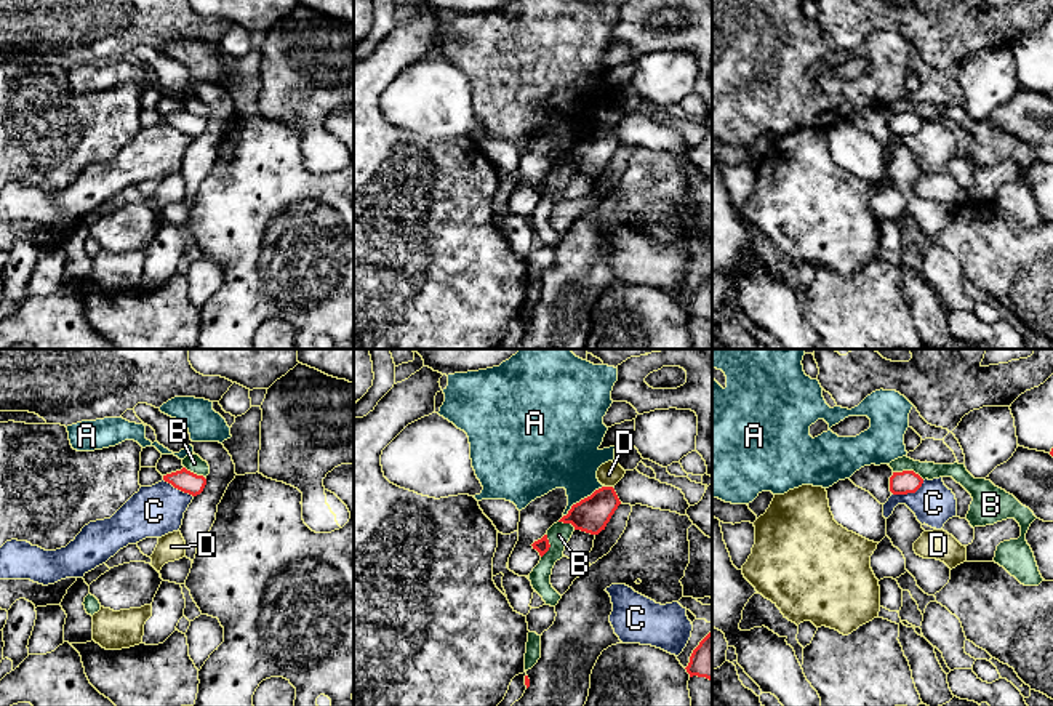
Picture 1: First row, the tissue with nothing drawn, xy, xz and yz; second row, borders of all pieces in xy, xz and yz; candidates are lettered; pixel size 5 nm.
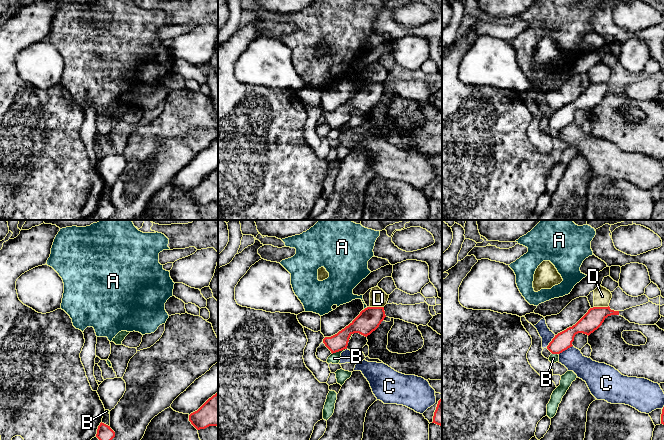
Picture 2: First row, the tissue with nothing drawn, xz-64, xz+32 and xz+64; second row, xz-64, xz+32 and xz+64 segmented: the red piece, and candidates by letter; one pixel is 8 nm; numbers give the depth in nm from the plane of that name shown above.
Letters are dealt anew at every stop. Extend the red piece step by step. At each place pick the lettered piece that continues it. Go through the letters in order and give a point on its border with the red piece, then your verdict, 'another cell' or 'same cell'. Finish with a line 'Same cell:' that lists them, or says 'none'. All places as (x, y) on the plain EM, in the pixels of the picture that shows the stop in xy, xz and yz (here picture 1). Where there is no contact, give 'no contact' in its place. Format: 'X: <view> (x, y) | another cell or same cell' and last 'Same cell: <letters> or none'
A: xz (584, 140) | another cell
B: yz (909, 112) | another cell
C: yz (908, 133) | another cell
D: xz (608, 128) | another cell
Same cell: none

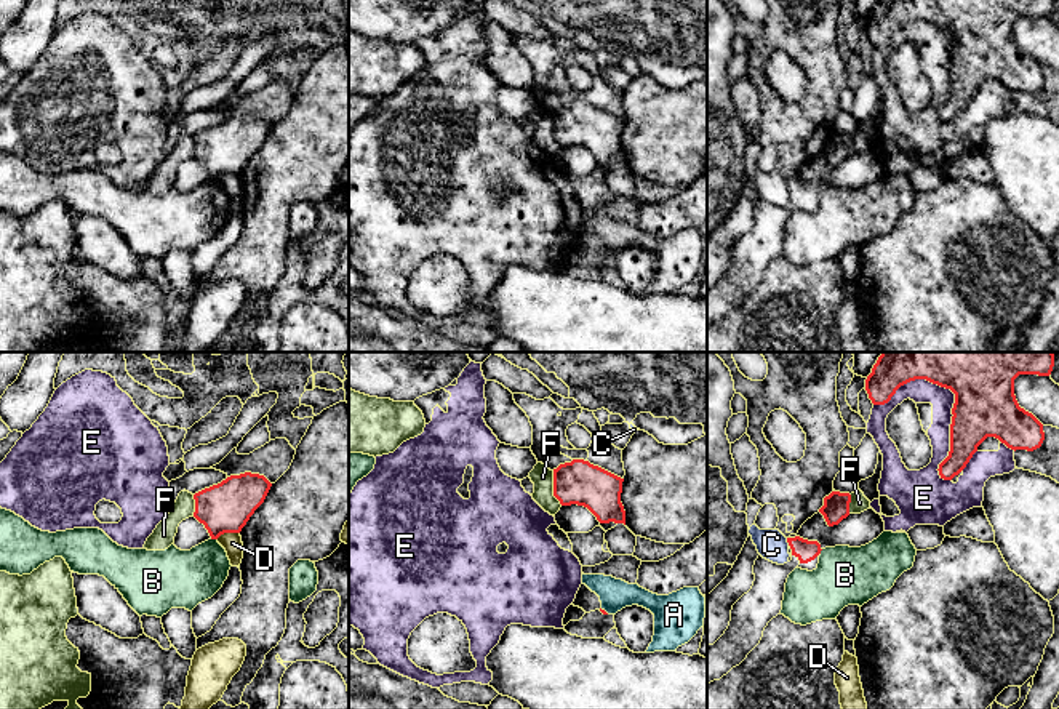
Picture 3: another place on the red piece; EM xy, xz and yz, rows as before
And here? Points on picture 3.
A: xz (603, 252) | another cell
B: xy (215, 180) | another cell
C: yz (787, 183) | another cell
D: xy (227, 173) | another cell
E: yz (955, 40) | another cell
F: xz (554, 130) | another cell
Same cell: none

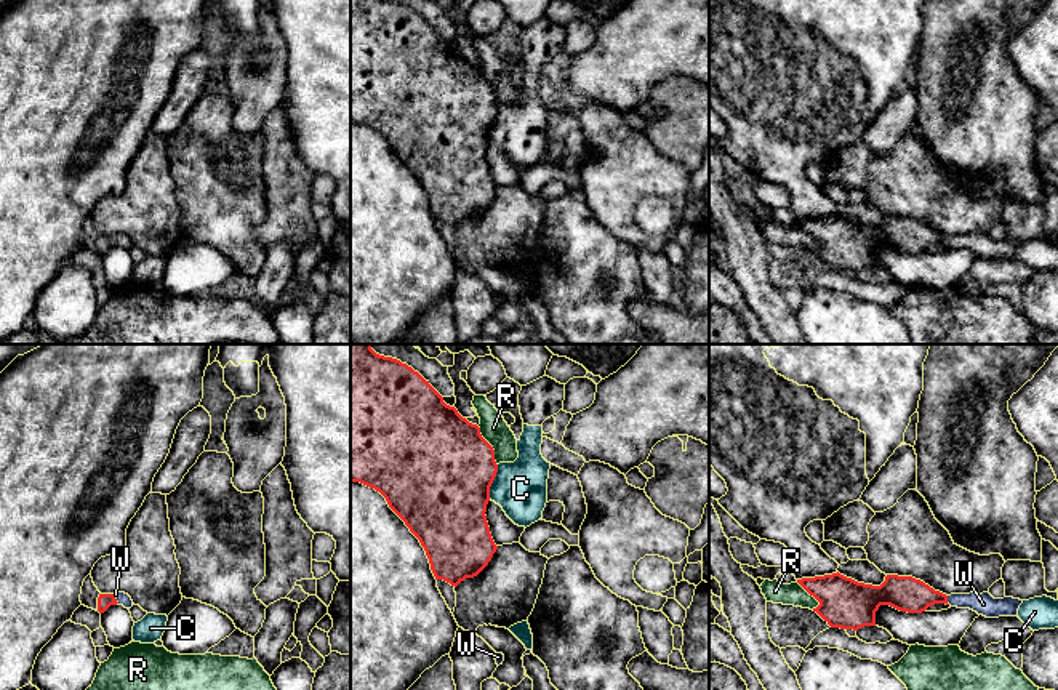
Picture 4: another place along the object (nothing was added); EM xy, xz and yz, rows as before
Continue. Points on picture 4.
C: xz (492, 124) | another cell
R: xz (490, 87) | another cell
W: xy (116, 240) | same cell
Same cell: W

